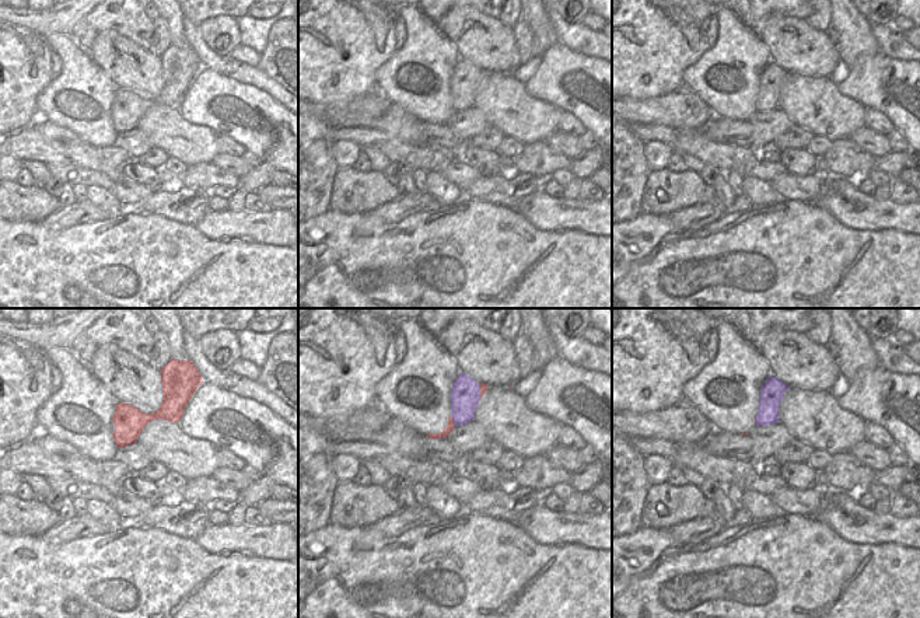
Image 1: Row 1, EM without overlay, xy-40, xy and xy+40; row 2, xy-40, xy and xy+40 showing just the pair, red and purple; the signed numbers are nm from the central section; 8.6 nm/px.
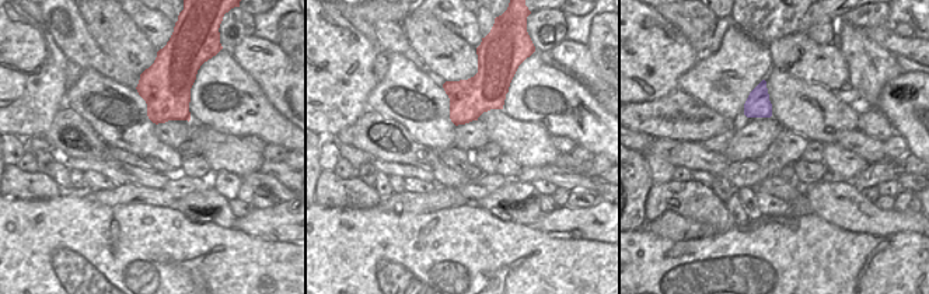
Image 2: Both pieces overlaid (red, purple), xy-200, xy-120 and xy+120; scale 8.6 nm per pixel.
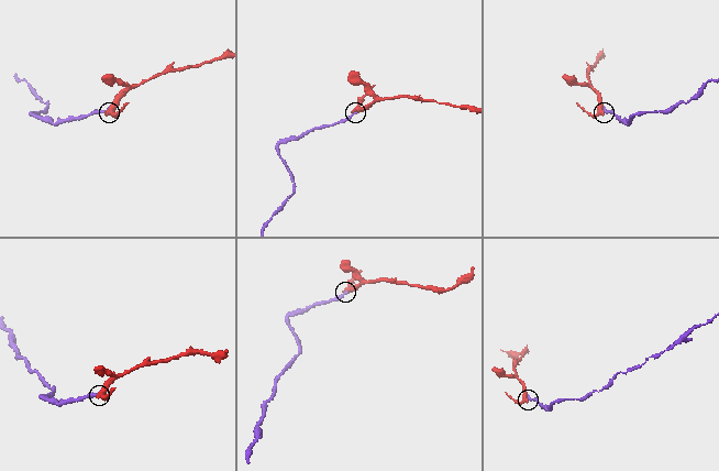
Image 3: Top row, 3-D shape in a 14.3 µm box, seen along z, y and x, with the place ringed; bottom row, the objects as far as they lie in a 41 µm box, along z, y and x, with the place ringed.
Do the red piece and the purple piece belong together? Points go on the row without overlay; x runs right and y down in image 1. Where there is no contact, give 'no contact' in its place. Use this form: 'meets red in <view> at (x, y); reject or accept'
meets red in xy at (451, 107); accept

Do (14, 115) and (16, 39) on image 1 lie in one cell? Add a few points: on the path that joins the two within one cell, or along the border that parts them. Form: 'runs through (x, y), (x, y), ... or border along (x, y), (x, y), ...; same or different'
runs through (14, 97), (20, 90), (16, 83), (16, 58); same

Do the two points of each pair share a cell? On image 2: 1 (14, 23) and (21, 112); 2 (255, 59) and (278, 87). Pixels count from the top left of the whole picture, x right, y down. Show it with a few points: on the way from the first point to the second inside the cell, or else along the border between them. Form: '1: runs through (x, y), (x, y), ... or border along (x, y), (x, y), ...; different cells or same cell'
1: runs through (14, 45), (39, 72), (23, 90); same cell
2: runs through (262, 66), (276, 80); same cell

